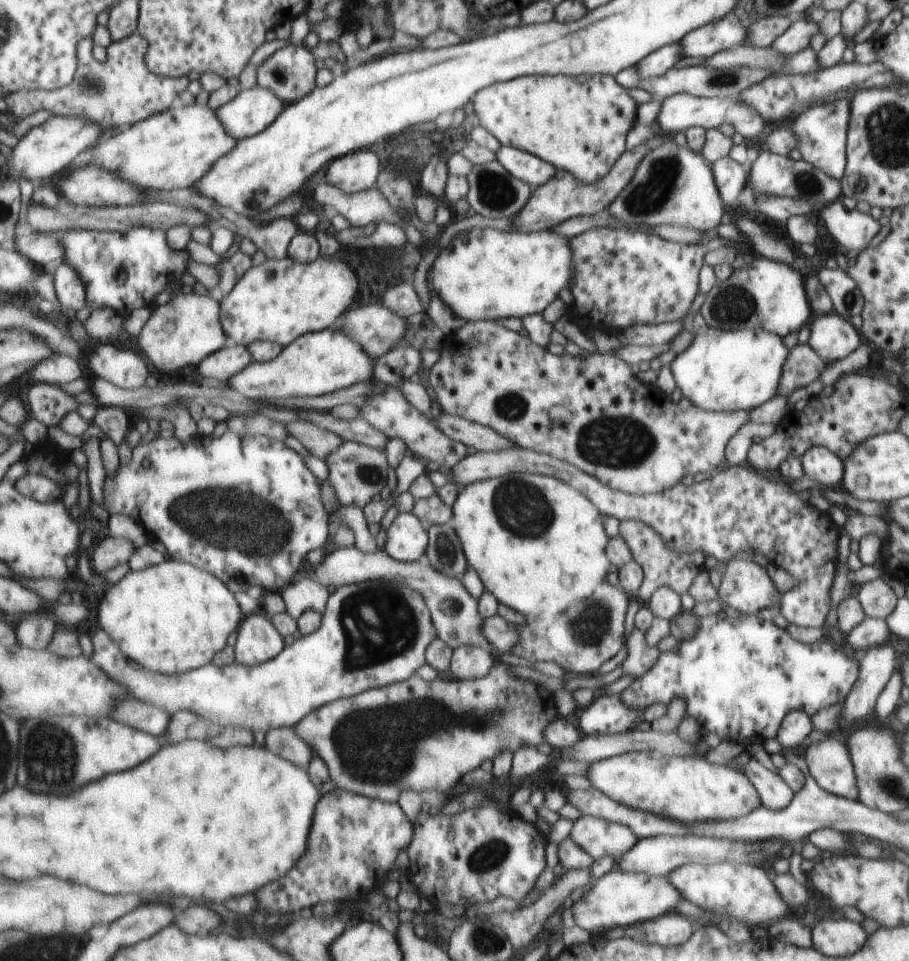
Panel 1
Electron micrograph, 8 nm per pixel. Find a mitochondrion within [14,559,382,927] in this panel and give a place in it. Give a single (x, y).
(46, 743)

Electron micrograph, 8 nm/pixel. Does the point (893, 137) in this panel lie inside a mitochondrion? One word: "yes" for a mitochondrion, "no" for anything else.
yes

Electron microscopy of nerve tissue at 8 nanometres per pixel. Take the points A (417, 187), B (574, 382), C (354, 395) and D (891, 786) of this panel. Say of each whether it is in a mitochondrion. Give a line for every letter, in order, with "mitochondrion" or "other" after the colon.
A: other
B: other
C: other
D: mitochondrion

